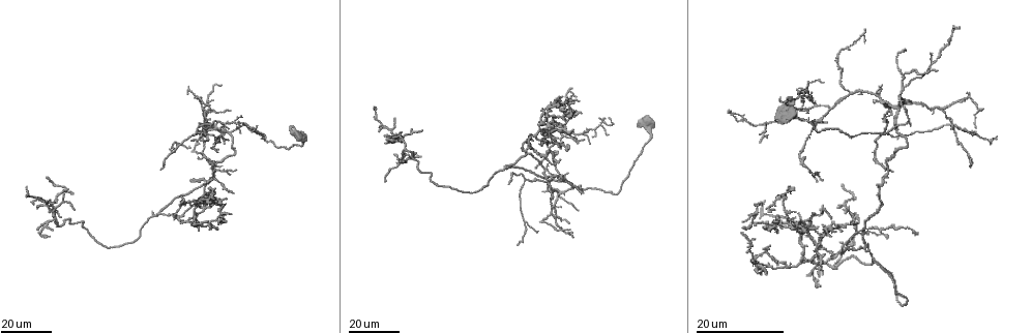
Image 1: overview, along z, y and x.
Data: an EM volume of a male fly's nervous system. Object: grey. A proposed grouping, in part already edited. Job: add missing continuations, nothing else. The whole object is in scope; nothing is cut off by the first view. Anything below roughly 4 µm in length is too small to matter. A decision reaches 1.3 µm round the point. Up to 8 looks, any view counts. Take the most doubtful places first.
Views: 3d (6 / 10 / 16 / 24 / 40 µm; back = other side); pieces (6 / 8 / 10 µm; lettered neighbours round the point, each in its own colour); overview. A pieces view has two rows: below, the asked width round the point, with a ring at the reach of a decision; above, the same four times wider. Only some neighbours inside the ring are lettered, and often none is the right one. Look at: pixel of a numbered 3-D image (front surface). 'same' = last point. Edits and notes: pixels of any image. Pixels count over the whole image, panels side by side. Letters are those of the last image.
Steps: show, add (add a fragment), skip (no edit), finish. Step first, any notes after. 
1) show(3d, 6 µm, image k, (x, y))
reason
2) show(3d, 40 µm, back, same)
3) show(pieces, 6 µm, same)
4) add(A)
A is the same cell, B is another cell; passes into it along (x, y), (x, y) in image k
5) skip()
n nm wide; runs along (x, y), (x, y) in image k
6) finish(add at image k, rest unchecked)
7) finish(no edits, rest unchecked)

show(3d, 16 µm, image 1, (918, 234))

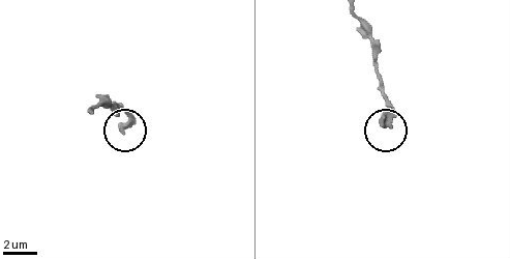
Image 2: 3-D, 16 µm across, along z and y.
show(pieces, 8 µm, image 2, (386, 126))
see the neighbours

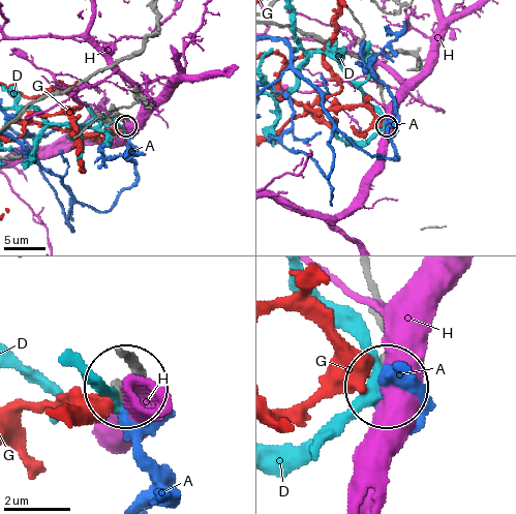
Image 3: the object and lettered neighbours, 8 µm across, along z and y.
skip()
390 nm wide; A, D, G and H are other cells; none of them fits

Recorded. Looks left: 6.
show(3d, 24 µm, image 1, (220, 86))
an open end

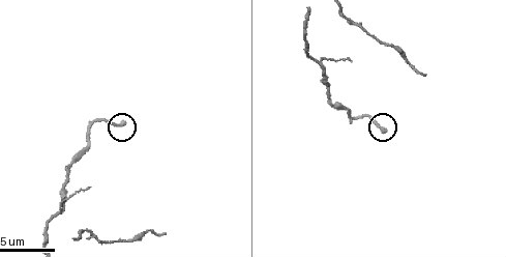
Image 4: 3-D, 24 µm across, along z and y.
show(3d, 10 µm, image 4, (122, 124))
zoom in

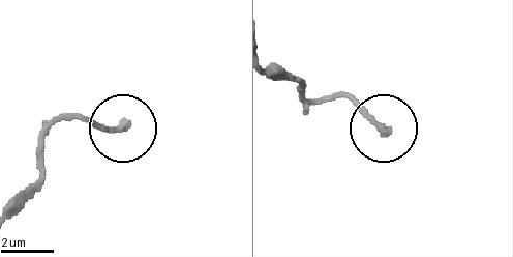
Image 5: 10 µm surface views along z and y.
show(pieces, 10 µm, image 5, (385, 132))

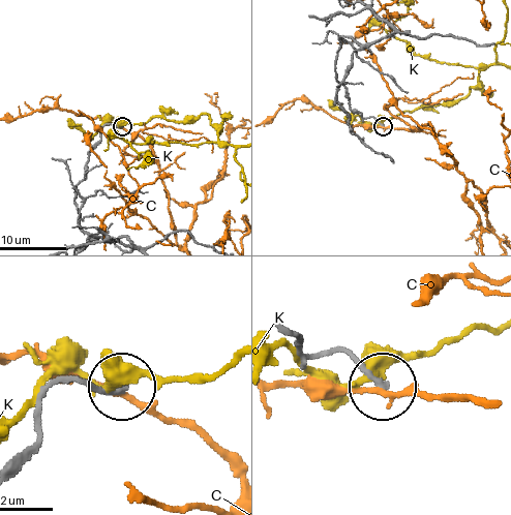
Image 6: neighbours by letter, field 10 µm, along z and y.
skip()
C and K are other cells; runs along (290, 336), (317, 356), (342, 352), (381, 387) in image 6; no lettered fragment goes on from it

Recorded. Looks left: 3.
show(3d, 24 µm, image 1, (508, 183))
branch stops here

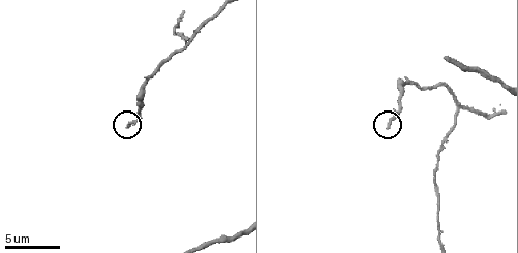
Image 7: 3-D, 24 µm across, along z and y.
show(pieces, 6 µm, image 7, (126, 125))

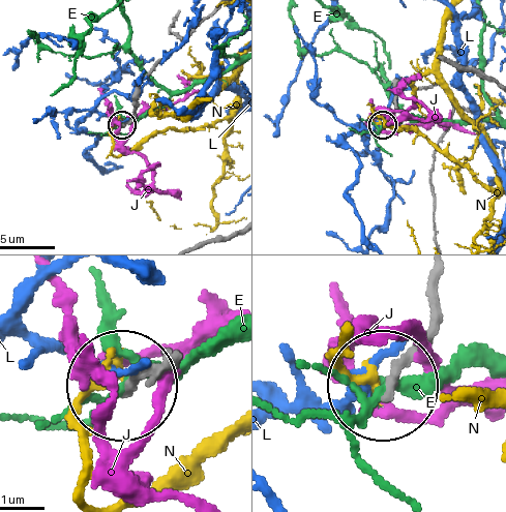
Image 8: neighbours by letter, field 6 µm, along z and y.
skip()
150 nm wide; E, J, L and N are other cells; runs along (434, 302), (429, 335), (392, 377) in image 8; no lettered fragment goes on from it

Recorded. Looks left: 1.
finish(no edits, rest unchecked)

